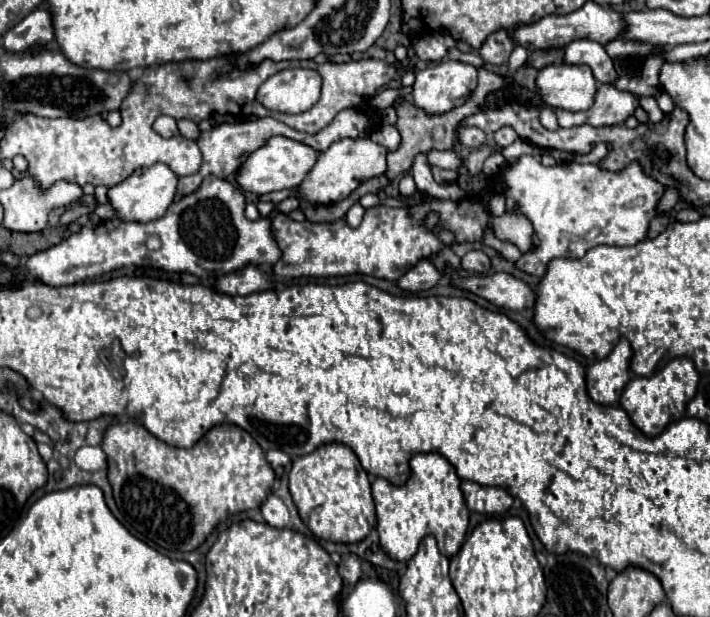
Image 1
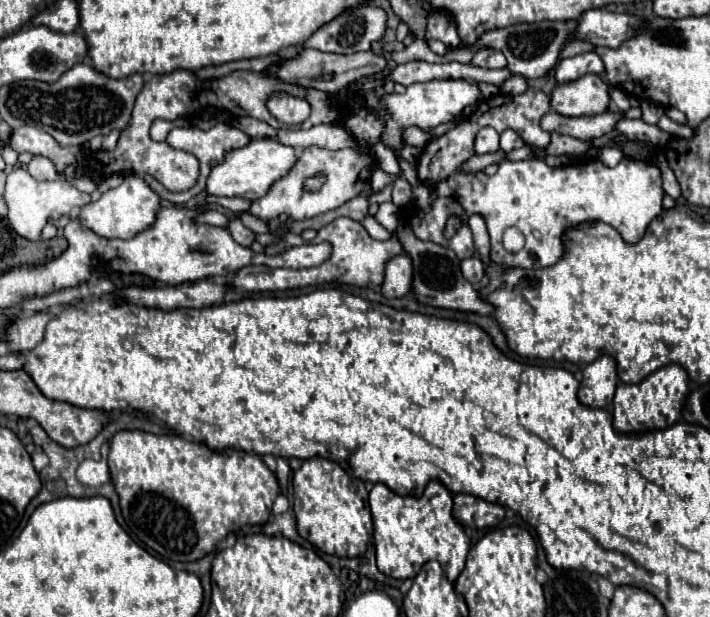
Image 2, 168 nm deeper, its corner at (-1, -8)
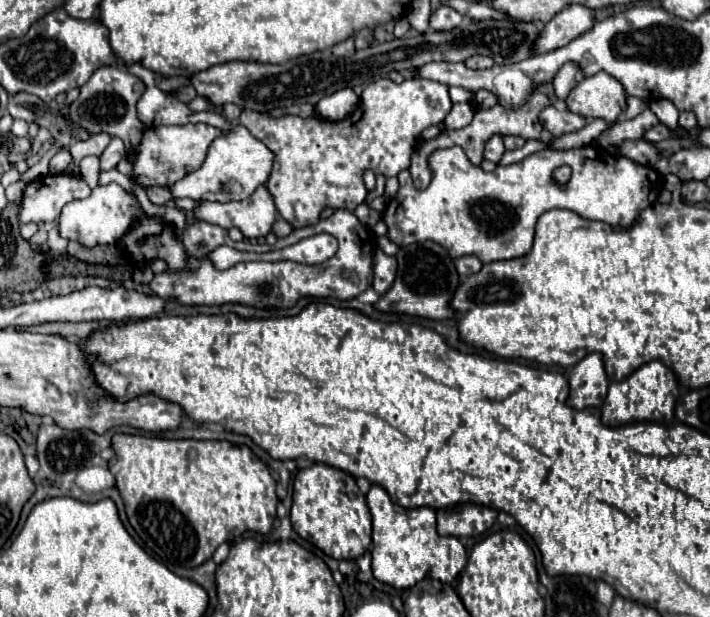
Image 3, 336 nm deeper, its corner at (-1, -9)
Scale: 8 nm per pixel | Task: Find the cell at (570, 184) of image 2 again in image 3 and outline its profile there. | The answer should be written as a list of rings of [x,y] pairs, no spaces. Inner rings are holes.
[[[454,145],[436,149],[428,157],[428,167],[432,171],[432,181],[422,191],[412,185],[408,171],[398,173],[400,189],[388,201],[382,215],[388,225],[386,237],[396,245],[434,241],[444,245],[452,259],[476,255],[482,263],[492,263],[522,257],[532,249],[536,219],[550,209],[568,209],[584,219],[628,227],[642,209],[656,201],[650,167],[636,165],[622,155],[612,157],[606,149],[596,149],[592,145],[564,151],[548,147],[520,163],[496,165],[490,173],[472,165],[466,153]],[[560,165],[572,169],[566,189],[556,189],[552,183],[552,171]]]

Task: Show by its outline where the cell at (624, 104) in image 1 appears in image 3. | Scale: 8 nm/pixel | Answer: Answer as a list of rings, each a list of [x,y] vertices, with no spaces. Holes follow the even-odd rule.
[[[548,105],[542,113],[540,113],[540,125],[550,131],[554,137],[578,131],[584,127],[584,117],[570,113],[570,111],[558,111],[552,105]]]

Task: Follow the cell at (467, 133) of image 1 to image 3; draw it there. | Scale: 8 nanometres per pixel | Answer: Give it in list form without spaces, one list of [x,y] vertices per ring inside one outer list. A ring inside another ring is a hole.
[[[494,135],[492,139],[488,139],[488,143],[486,143],[486,149],[484,149],[484,157],[488,159],[488,161],[492,161],[492,163],[498,163],[500,161],[500,157],[504,155],[504,143],[502,143],[502,137],[500,135]]]

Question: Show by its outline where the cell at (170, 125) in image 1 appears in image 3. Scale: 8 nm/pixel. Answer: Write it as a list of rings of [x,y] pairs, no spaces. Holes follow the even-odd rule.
[[[188,123],[188,125],[160,125],[144,131],[140,145],[132,151],[132,179],[142,187],[172,187],[192,169],[198,169],[204,163],[208,145],[222,135],[220,129],[206,123]]]

